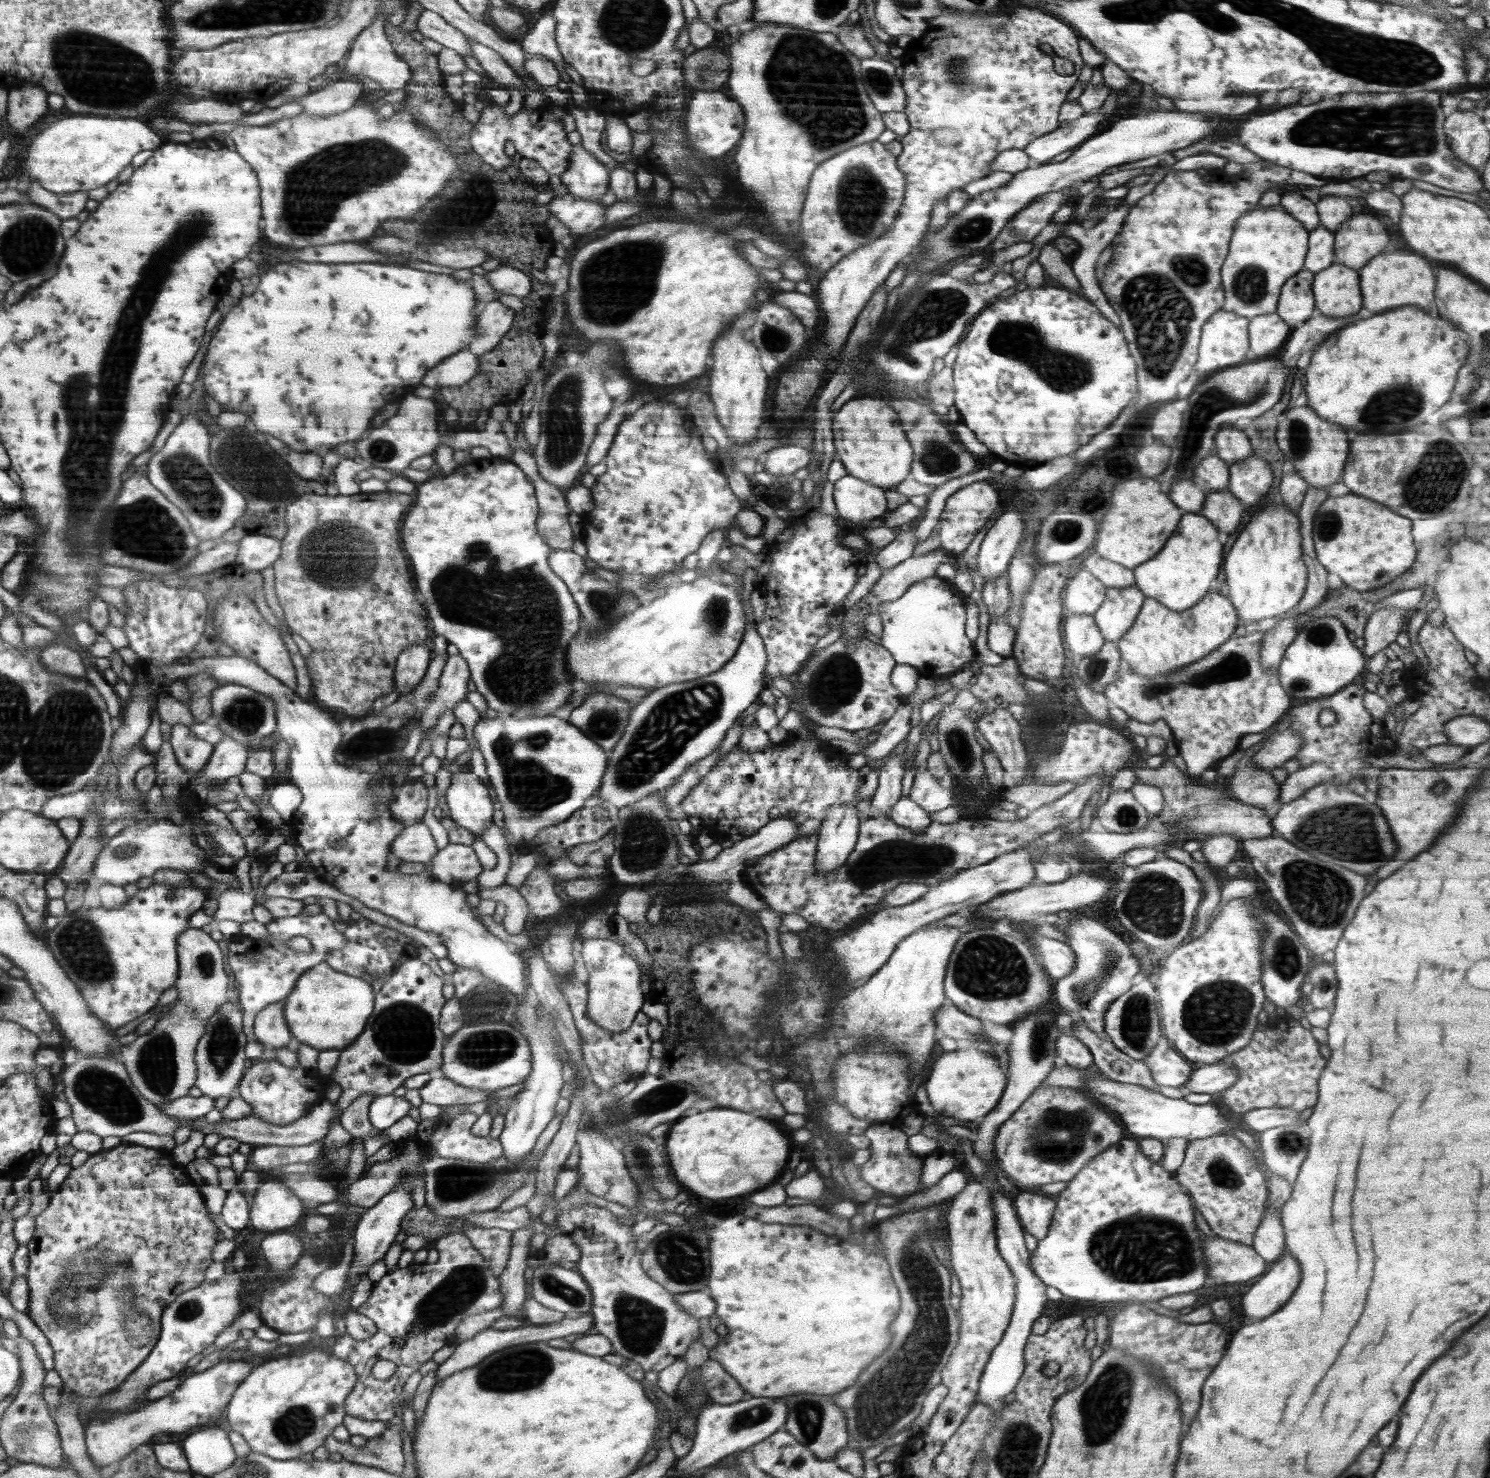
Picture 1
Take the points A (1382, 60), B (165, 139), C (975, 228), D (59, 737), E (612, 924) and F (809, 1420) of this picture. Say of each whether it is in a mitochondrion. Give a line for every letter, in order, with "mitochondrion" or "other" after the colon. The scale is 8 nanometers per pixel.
A: mitochondrion
B: other
C: mitochondrion
D: mitochondrion
E: other
F: mitochondrion

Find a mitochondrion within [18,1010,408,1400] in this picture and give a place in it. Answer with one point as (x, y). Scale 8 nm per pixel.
(72, 1309)

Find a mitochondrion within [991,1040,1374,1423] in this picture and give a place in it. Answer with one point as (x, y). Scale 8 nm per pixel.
(1161, 1249)

